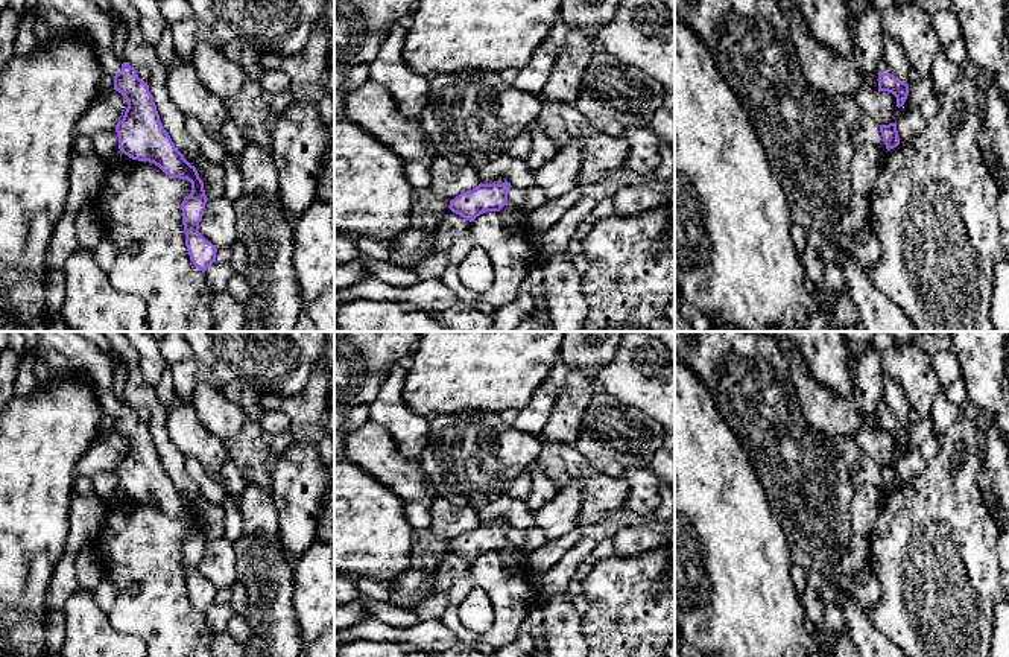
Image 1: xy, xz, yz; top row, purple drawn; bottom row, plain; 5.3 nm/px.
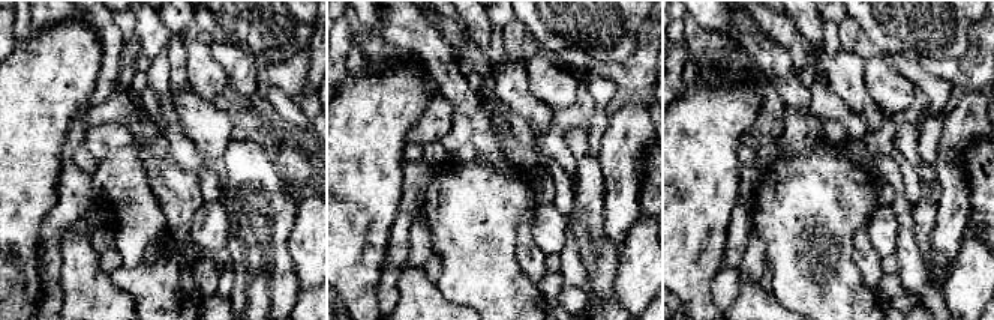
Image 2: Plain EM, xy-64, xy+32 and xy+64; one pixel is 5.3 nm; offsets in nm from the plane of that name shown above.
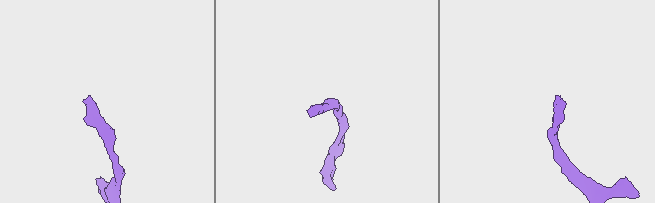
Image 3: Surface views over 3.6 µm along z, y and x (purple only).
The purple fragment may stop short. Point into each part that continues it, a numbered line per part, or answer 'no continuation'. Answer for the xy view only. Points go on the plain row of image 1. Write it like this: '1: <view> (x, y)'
1: xy (66, 355)

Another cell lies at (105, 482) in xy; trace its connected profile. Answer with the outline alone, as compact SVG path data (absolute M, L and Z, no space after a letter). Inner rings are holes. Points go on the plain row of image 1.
M108 467L91 476L97 499L108 500L119 490L115 467Z

